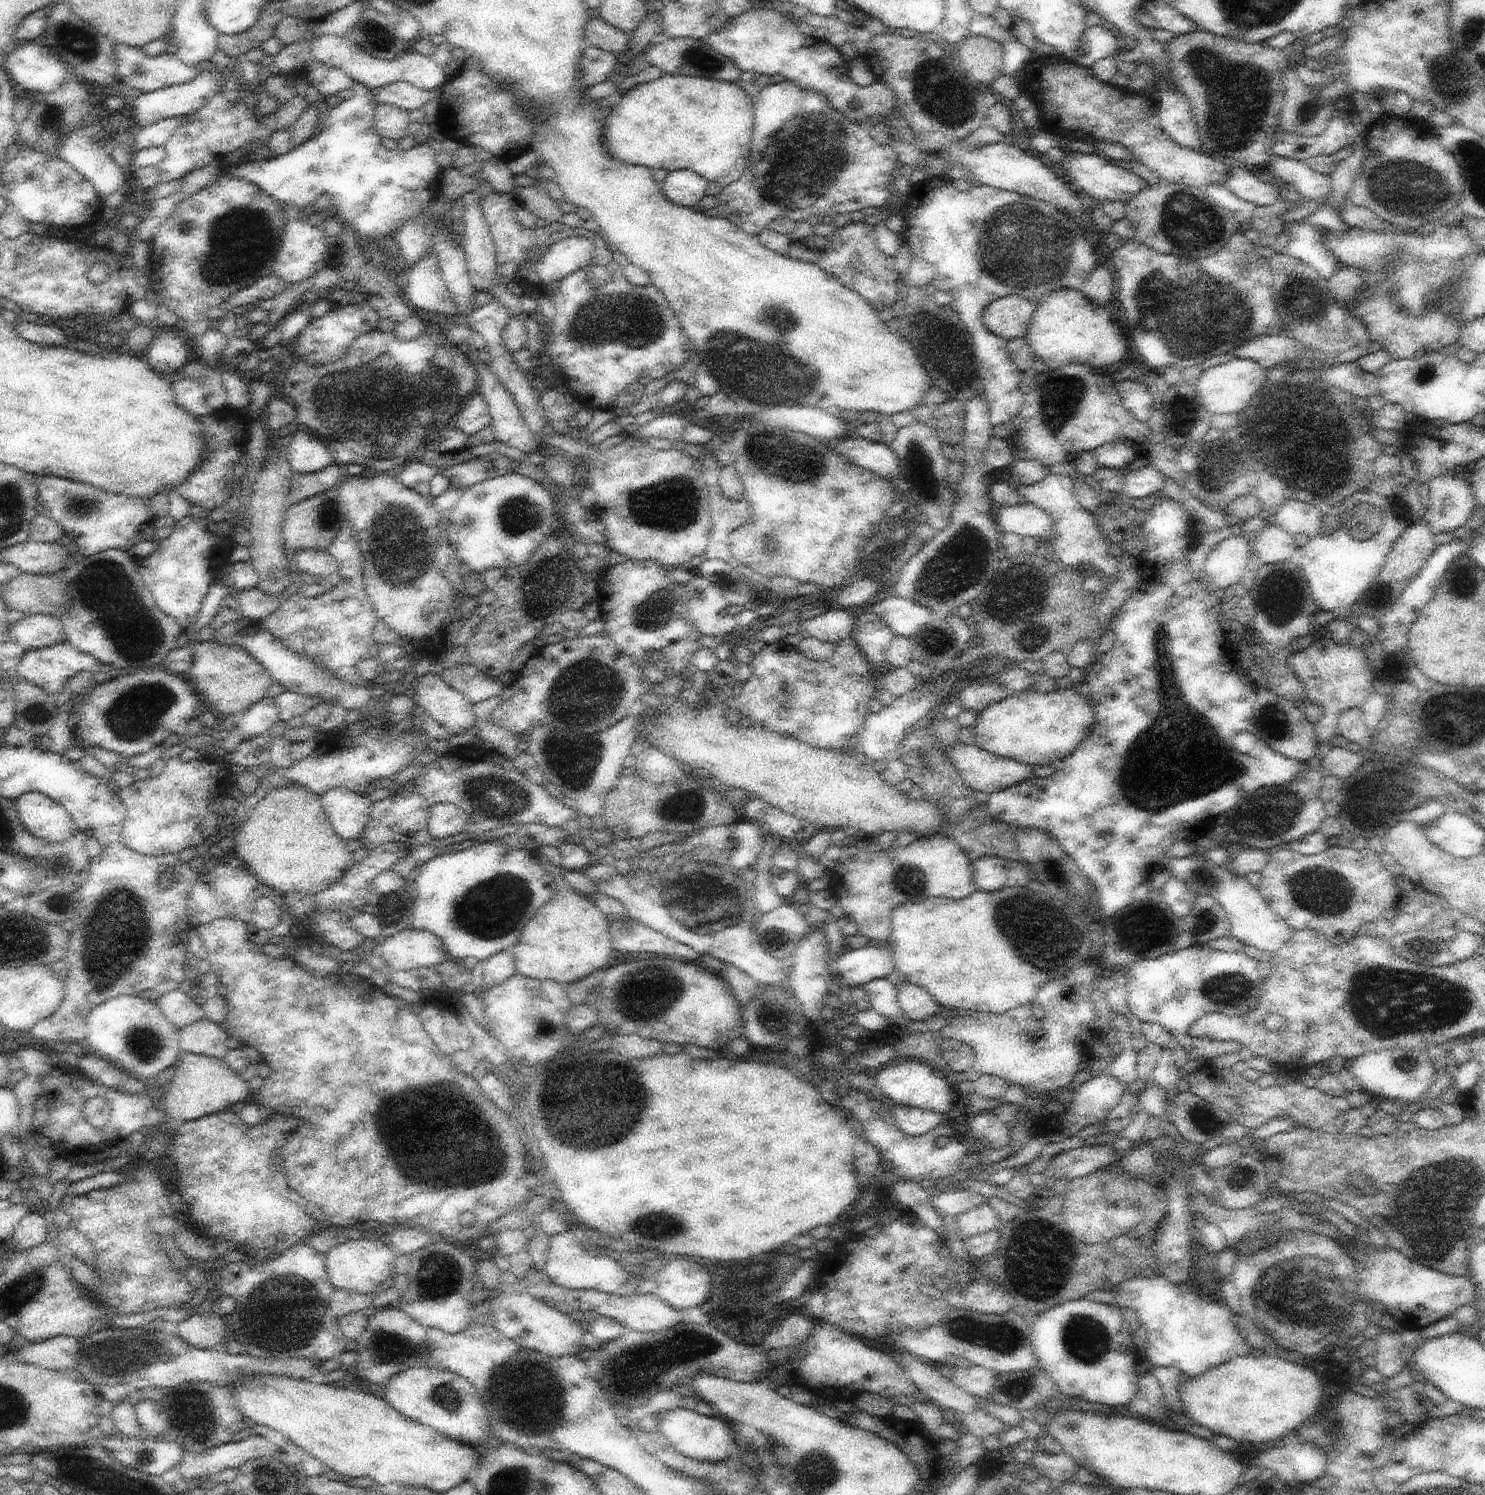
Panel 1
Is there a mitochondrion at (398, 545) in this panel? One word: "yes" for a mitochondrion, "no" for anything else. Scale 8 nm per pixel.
yes

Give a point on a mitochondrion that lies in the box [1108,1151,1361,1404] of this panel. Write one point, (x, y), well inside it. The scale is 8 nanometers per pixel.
(1292, 1299)

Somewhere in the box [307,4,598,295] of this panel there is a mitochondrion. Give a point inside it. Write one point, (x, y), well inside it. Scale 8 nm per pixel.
(377, 36)

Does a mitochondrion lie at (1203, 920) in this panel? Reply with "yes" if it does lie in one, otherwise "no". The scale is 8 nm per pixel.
yes

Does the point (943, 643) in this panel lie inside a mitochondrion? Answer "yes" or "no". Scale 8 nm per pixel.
no

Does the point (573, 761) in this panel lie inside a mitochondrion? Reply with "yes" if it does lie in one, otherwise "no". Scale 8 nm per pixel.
yes

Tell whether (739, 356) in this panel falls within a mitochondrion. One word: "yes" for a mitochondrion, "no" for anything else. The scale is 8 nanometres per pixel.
yes

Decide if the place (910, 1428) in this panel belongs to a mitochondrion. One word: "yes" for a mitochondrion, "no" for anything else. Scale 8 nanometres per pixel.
no

